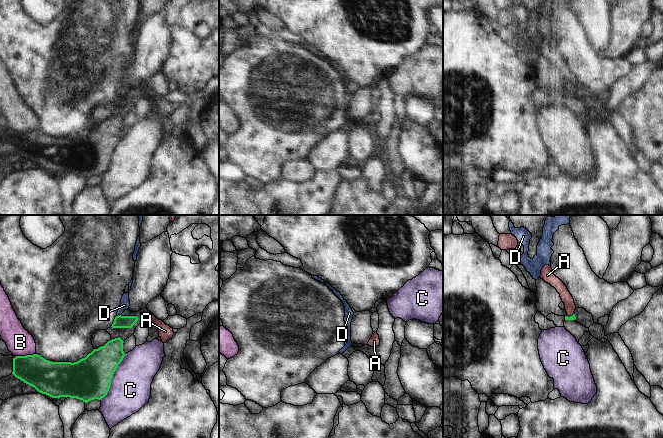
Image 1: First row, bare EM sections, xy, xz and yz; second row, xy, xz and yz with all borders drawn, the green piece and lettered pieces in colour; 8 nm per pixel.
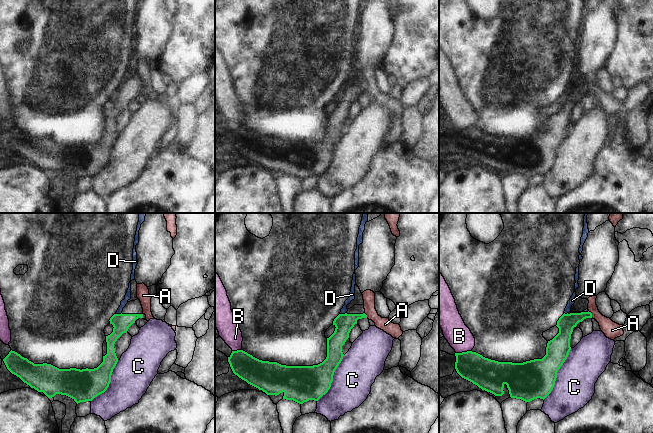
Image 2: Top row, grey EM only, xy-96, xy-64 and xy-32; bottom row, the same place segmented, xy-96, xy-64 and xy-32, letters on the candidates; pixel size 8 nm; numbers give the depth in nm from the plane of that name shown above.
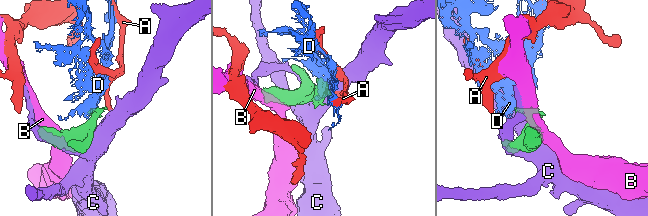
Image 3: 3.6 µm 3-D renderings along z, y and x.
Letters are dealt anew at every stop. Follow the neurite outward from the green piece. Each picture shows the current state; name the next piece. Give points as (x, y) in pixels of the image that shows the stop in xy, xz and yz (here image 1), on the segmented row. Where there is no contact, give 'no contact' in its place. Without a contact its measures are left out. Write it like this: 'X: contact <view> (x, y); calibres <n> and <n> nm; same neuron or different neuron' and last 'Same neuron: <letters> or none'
A: contact yz (570, 316); calibres 50 and 90 nm; different neuron
B: contact xy (26, 355); calibres 260 and 220 nm; different neuron
C: contact xy (112, 376); calibres 340 and 320 nm; different neuron
D: contact xy (118, 315); calibres 100 and 80 nm; different neuron
Same neuron: none

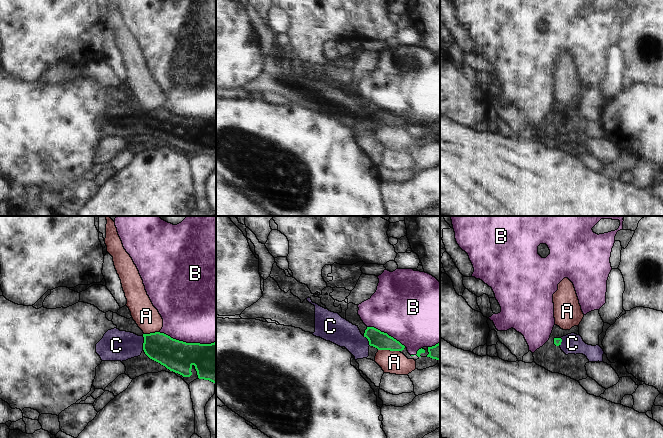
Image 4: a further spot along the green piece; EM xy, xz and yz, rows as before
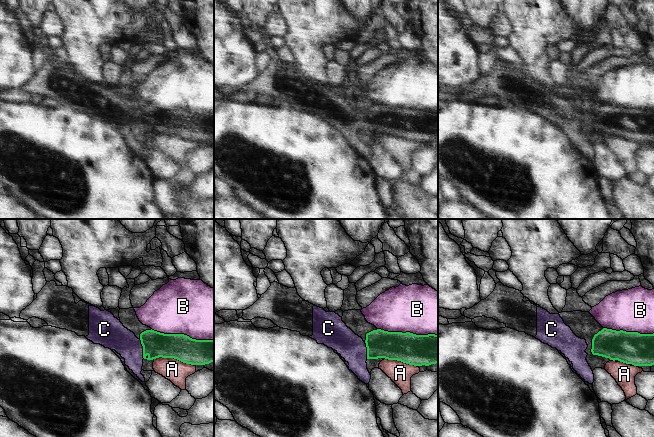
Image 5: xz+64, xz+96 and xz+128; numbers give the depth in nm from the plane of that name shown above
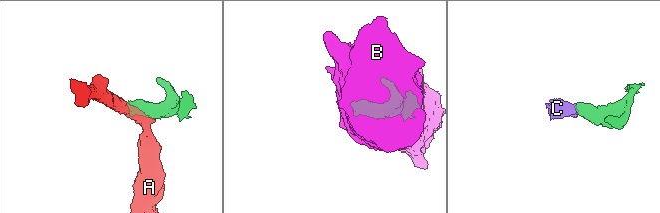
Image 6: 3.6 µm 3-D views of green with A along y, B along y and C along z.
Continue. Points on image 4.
A: contact xz (389, 349); calibres 140 and 190 nm; different neuron
B: contact xy (187, 343); calibres 280 and 480 nm; different neuron
C: contact xy (143, 343); calibres 240 and 240 nm; same neuron
Same neuron: C

